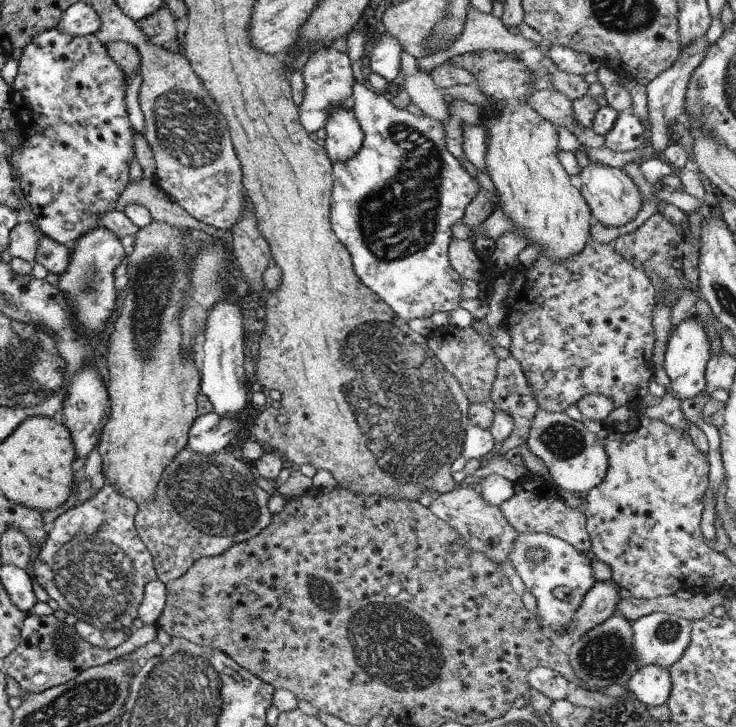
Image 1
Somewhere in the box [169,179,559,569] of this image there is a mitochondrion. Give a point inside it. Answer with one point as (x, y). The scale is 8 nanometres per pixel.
(414, 446)

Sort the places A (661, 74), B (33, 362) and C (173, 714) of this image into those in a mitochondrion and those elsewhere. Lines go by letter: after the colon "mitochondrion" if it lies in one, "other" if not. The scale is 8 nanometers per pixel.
A: other
B: mitochondrion
C: mitochondrion

